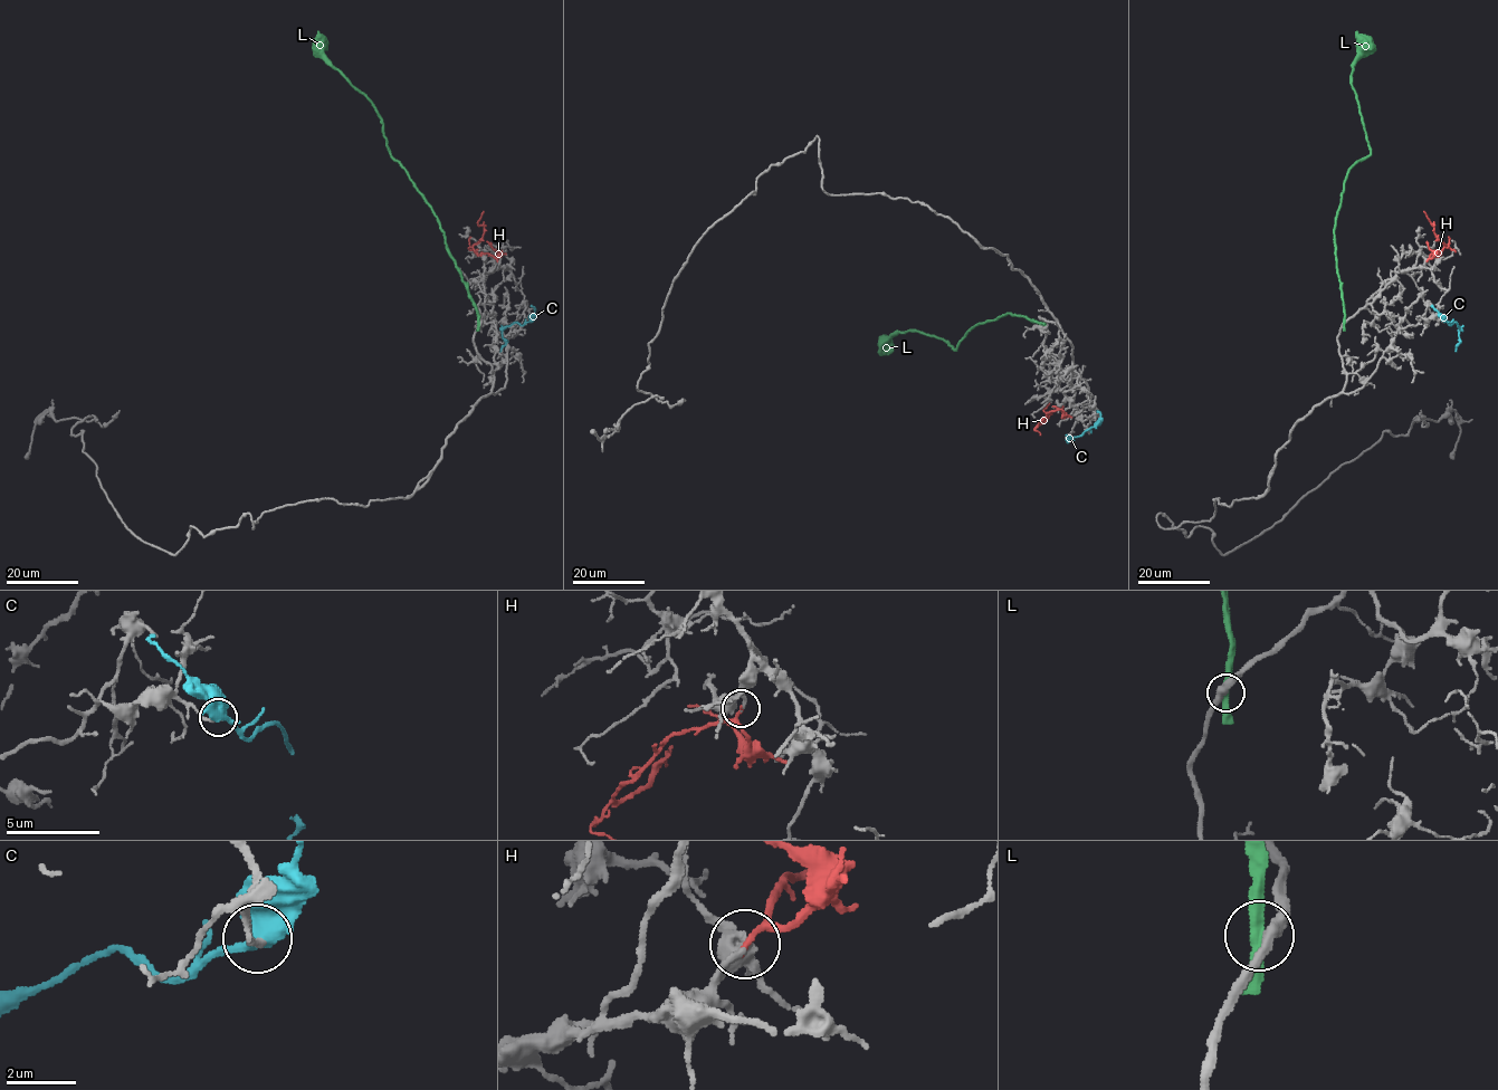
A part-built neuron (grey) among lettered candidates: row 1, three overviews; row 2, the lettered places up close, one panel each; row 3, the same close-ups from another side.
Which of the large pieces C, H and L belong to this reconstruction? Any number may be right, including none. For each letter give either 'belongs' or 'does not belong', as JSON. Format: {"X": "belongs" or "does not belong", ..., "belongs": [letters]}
{"C": "does not belong", "H": "belongs", "L": "does not belong", "belongs": ["H"]}

